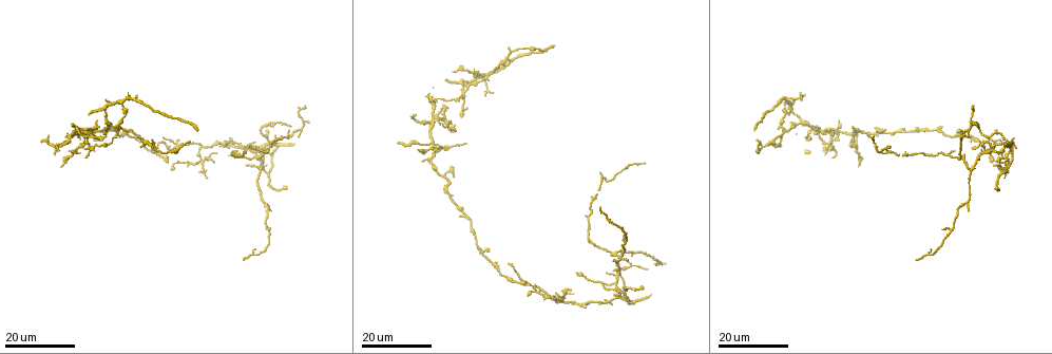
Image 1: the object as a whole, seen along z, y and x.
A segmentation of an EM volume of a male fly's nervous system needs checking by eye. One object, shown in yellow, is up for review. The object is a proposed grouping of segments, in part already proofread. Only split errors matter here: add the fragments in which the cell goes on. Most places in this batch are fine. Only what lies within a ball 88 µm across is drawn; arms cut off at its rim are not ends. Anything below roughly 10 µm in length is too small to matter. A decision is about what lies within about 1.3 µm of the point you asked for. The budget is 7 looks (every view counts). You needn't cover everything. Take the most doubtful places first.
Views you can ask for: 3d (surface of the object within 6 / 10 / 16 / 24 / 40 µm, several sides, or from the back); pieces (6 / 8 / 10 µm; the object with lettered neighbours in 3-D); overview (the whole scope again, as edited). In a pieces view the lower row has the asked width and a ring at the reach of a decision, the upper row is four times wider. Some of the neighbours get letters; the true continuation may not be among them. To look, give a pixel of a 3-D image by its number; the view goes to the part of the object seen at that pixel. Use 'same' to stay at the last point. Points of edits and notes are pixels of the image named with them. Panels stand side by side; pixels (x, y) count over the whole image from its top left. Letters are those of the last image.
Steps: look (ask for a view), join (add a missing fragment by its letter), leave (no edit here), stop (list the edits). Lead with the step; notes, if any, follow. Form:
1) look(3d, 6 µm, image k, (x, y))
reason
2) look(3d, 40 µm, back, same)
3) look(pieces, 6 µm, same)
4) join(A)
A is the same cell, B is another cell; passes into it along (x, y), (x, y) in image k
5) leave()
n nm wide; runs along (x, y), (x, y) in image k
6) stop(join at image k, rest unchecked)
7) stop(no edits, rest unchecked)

look(3d, 24 µm, image 1, (242, 261))

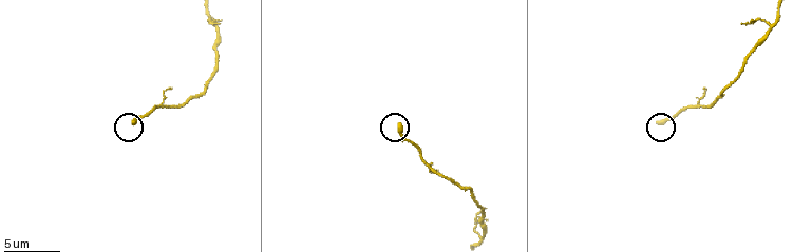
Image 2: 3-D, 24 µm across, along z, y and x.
look(pieces, 10 µm, image 2, (399, 125))

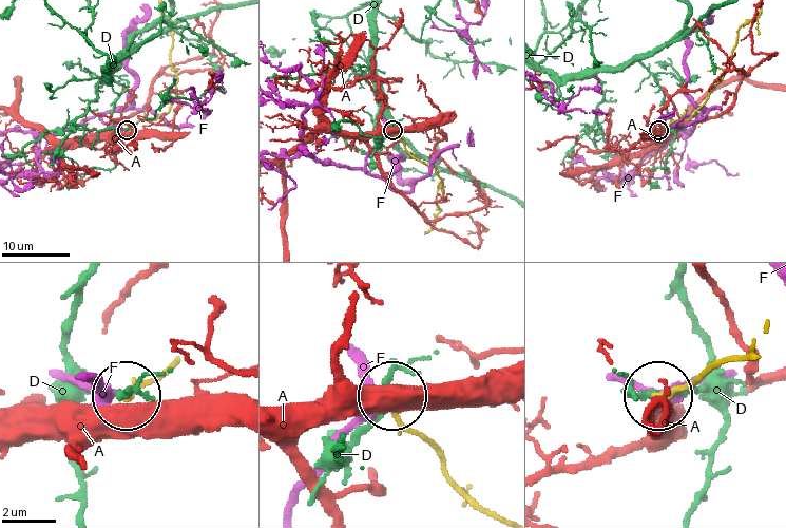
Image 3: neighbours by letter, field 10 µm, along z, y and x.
leave()
A, D and F are other cells; none of them fits

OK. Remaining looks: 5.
look(3d, 16 µm, image 1, (290, 124))
an open end

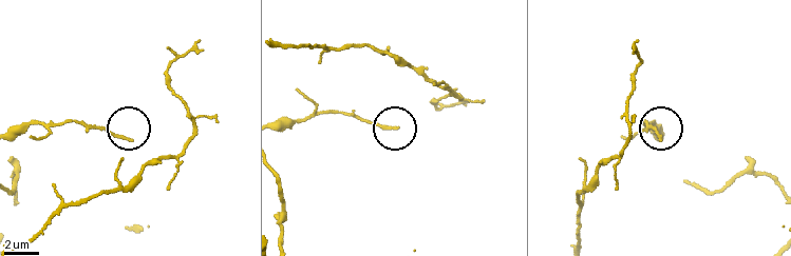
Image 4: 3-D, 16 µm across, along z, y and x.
look(3d, 10 µm, image 4, (128, 138))

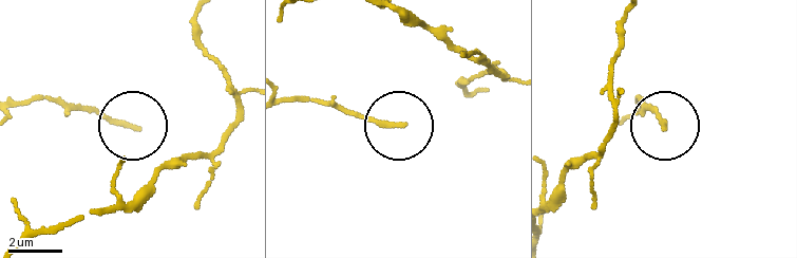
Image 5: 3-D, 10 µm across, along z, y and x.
look(pieces, 6 µm, image 5, (135, 129))

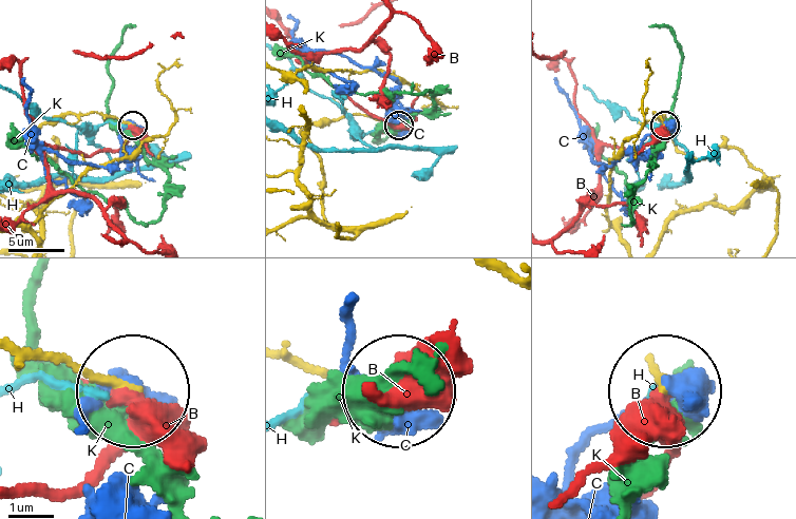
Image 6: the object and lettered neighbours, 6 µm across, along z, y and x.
leave()
B, C, H and K are other cells; runs along (26, 356), (125, 386) in image 6; no lettered fragment goes on from it

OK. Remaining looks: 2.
look(3d, 16 µm, image 1, (271, 211))
branch stops here

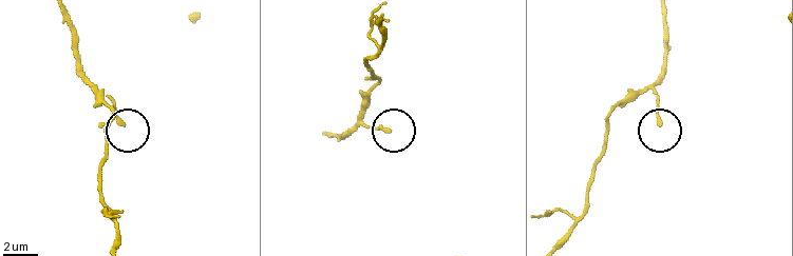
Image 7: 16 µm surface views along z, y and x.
look(pieces, 8 µm, image 7, (124, 124))

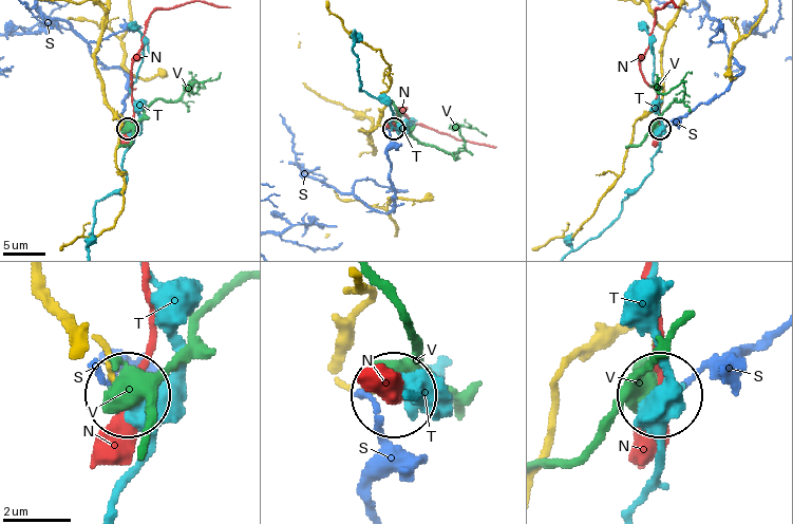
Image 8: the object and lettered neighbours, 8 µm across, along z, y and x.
leave()
230 nm wide; N, S, T and V are other cells; none of them fits

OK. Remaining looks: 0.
stop(no edits, rest unchecked)

